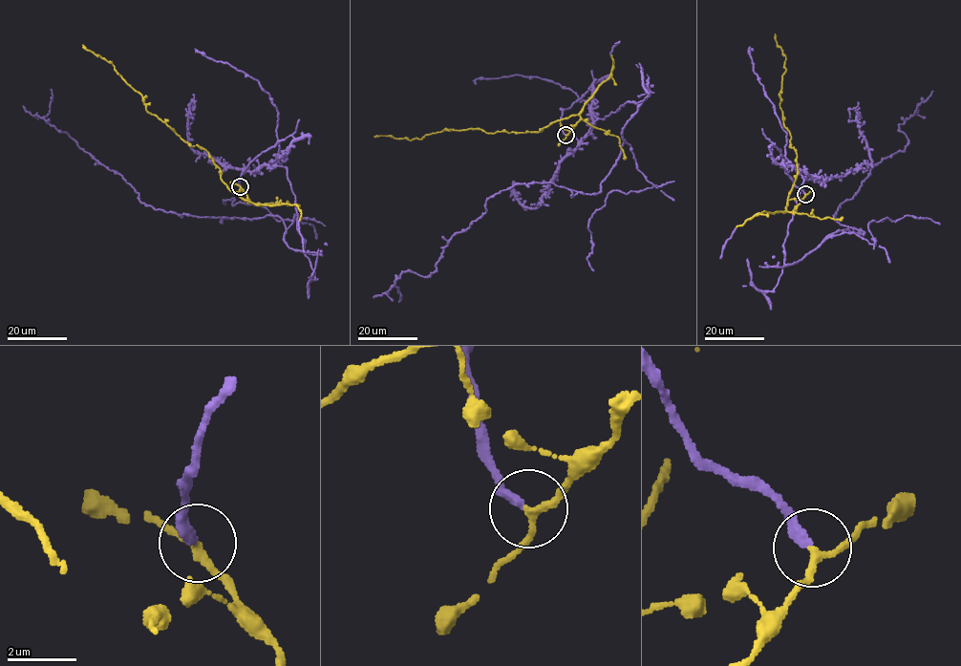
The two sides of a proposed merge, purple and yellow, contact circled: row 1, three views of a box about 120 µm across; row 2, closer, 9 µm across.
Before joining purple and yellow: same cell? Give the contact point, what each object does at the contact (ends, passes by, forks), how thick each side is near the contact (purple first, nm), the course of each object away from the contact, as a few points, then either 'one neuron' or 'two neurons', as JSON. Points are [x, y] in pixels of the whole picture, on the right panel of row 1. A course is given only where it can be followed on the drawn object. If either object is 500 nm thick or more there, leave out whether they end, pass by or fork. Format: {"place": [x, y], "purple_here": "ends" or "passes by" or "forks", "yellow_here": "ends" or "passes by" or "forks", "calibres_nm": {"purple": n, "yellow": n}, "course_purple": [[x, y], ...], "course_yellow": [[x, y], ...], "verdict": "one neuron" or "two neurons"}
{"place": [805, 194], "purple_here": "ends", "yellow_here": "passes by", "calibres_nm": {"purple": 300, "yellow": 200}, "course_purple": [[805, 193], [774, 145], [802, 182], [786, 264], [864, 233], [838, 207], [903, 151], [898, 127], [933, 91]], "course_yellow": [[805, 194], [792, 211], [786, 210], [797, 173], [797, 157], [779, 107], [785, 59], [775, 33]], "verdict": "one neuron"}

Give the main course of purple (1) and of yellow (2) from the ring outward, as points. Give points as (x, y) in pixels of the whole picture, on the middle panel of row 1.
1: (565, 135), (594, 83), (598, 118), (638, 104), (598, 193), (494, 194), (436, 270), (402, 273), (398, 302)
2: (565, 135), (579, 120), (578, 115), (533, 132), (486, 133), (469, 128), (444, 130), (411, 139), (373, 137)

